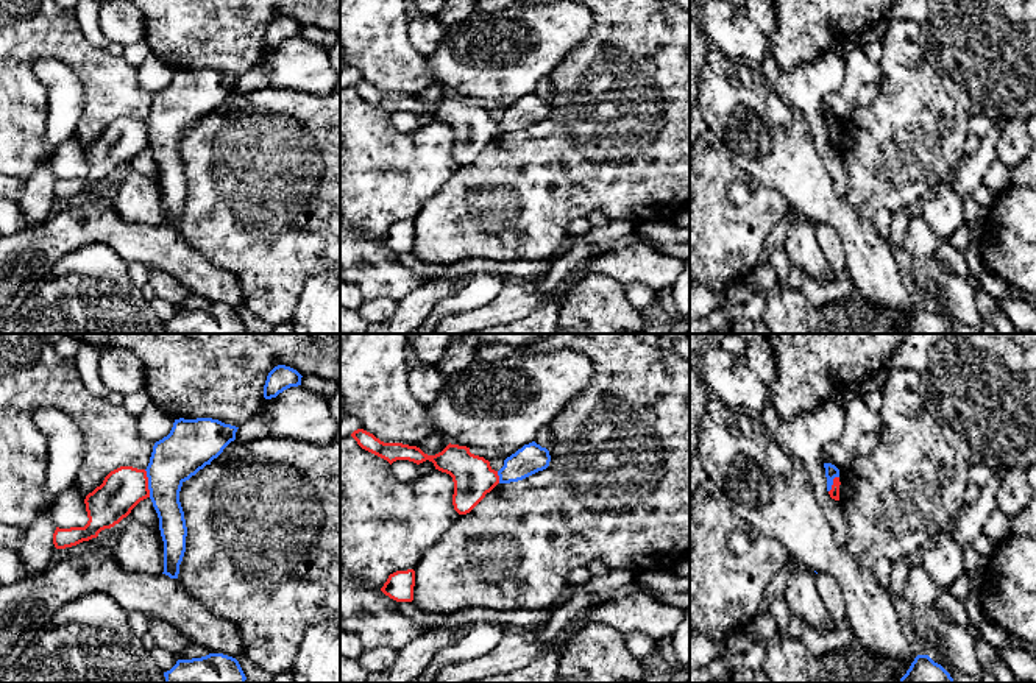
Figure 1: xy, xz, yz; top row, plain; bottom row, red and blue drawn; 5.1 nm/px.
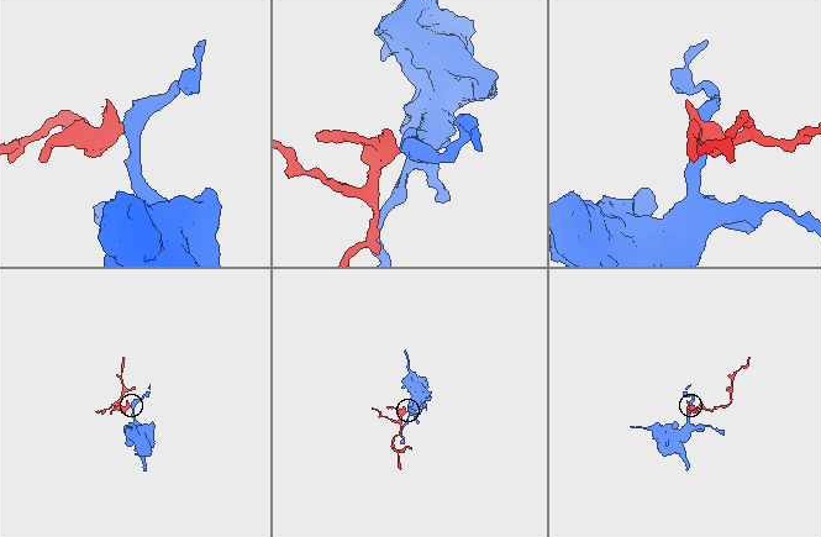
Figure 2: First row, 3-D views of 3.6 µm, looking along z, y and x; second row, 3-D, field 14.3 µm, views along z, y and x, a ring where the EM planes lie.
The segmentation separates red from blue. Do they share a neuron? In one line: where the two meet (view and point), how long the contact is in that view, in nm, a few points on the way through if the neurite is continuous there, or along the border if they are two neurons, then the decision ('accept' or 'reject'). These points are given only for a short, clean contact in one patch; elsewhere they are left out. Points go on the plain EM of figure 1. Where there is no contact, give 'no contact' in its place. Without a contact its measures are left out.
meets red in xy at (147, 134); contact 150 nm long; border along xy (144, 120), (149, 130), (150, 147); reject

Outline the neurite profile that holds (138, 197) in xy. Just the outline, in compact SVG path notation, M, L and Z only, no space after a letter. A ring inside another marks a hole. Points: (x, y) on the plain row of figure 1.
M128 165L112 195L117 214L128 223L158 226L164 223L161 181Z

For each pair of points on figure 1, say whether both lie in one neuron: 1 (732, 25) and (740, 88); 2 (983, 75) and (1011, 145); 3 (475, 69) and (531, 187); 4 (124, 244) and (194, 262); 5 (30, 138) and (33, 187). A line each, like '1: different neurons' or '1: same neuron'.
1: different neurons
2: different neurons
3: different neurons
4: same neuron
5: different neurons

